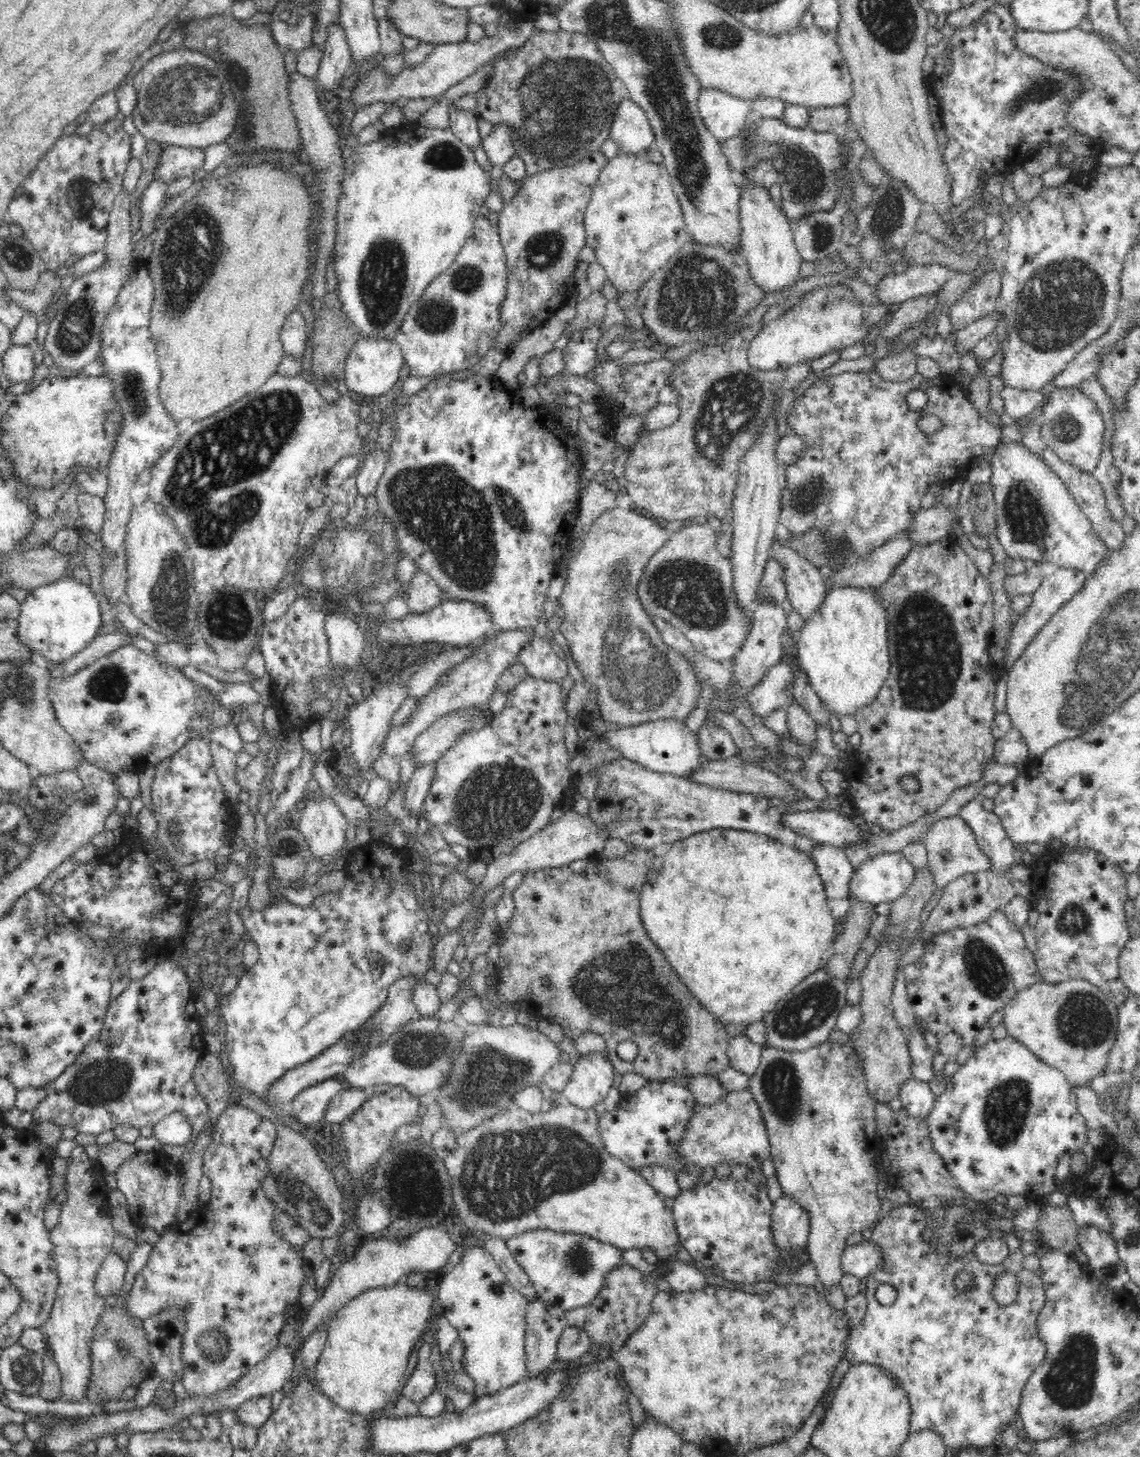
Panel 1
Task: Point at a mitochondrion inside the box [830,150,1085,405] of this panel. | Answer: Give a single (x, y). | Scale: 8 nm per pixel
(887, 213)

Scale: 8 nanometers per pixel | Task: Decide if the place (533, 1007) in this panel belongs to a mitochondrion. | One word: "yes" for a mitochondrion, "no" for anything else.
no

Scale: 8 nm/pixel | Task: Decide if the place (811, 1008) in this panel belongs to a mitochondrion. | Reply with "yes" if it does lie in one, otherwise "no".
yes

